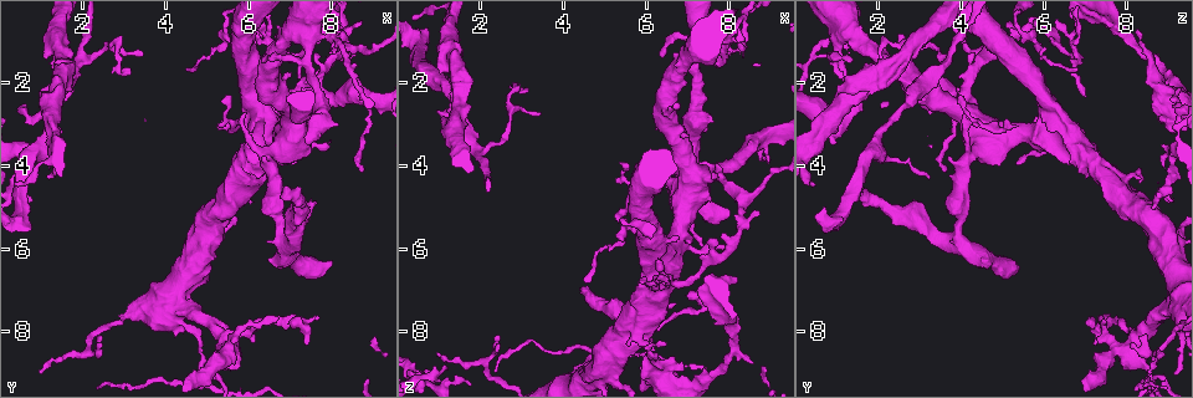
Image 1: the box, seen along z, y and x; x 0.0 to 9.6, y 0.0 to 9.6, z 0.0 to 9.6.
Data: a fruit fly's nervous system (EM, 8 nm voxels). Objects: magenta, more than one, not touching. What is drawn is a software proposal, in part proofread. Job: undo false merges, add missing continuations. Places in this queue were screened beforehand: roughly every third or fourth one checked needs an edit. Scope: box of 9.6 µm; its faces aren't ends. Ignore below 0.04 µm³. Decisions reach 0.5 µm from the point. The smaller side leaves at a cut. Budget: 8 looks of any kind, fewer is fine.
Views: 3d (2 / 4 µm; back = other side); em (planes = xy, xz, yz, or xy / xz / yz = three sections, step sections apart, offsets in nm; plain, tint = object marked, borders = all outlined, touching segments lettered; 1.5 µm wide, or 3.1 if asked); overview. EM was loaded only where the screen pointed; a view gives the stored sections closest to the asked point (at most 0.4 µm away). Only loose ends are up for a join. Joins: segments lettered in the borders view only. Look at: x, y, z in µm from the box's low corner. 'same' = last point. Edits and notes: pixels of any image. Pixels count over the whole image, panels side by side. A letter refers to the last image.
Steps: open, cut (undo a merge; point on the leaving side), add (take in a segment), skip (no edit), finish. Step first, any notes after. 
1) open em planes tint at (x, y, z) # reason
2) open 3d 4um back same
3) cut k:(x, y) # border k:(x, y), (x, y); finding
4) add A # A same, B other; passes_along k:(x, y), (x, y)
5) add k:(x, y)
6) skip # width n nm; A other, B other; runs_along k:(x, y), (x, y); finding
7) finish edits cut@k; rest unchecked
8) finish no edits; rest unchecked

open em planes plain at (3.40, 1.30, 2.65) # tapers out

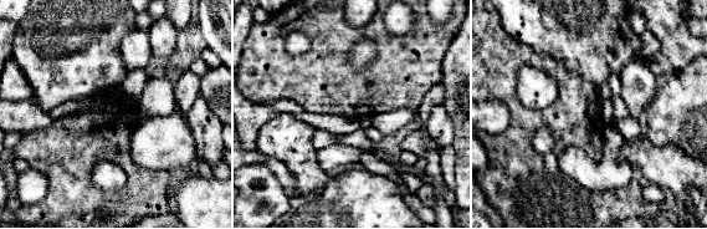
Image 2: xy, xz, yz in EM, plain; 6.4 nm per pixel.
open em planes borders same # see the neighbours

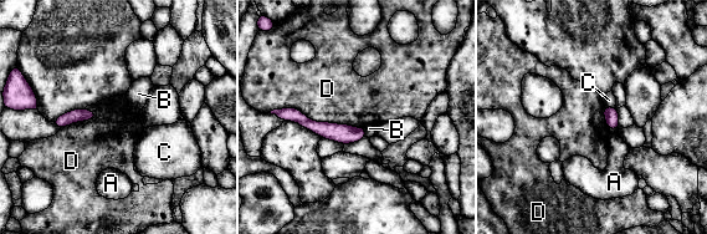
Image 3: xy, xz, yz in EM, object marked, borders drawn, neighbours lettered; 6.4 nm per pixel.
skip # A other, B other, C other, D other; border 3:(271, 110), (363, 127); no lettered segment goes on from it

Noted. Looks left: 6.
open 3d 4um back at (5.45, 8.20, 8.25)

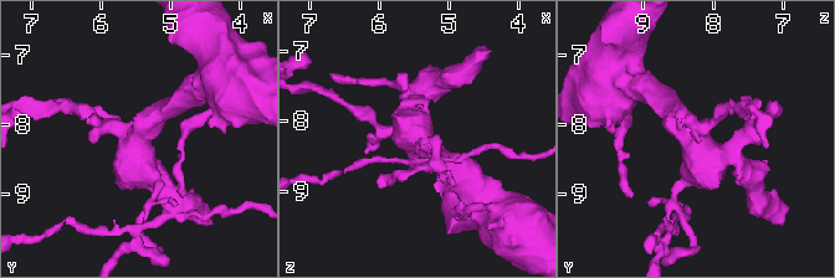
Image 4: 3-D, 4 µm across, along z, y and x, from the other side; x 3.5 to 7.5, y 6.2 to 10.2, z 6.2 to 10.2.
open em yz step 4 borders at (5.40, 8.20, 8.30) # need the tissue

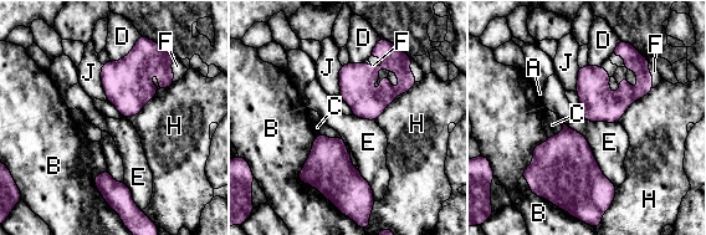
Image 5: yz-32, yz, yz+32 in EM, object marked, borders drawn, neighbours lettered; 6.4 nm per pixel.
skip # width 170 nm; A other, B other, C other, D other, E other, F other, H other, J other; border 5:(563, 122), (584, 137), (617, 189); one cell here

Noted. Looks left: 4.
open 3d 4um at (6.50, 0.85, 8.30) # an open end

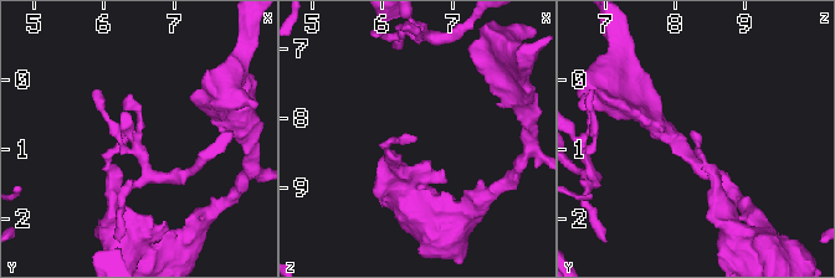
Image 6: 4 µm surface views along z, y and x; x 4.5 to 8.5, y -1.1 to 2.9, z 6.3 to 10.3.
open em planes borders at (6.50, 0.80, 8.25)

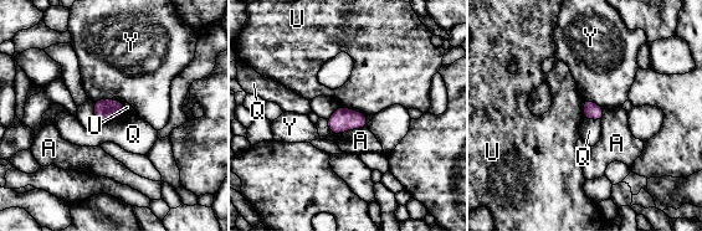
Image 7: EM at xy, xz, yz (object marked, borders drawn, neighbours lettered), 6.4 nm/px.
skip # width 110 nm; A other, Q other, U other, Y other; border 7:(343, 106), (359, 111), (365, 116); none of them fits

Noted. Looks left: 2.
finish no edits; rest unchecked

